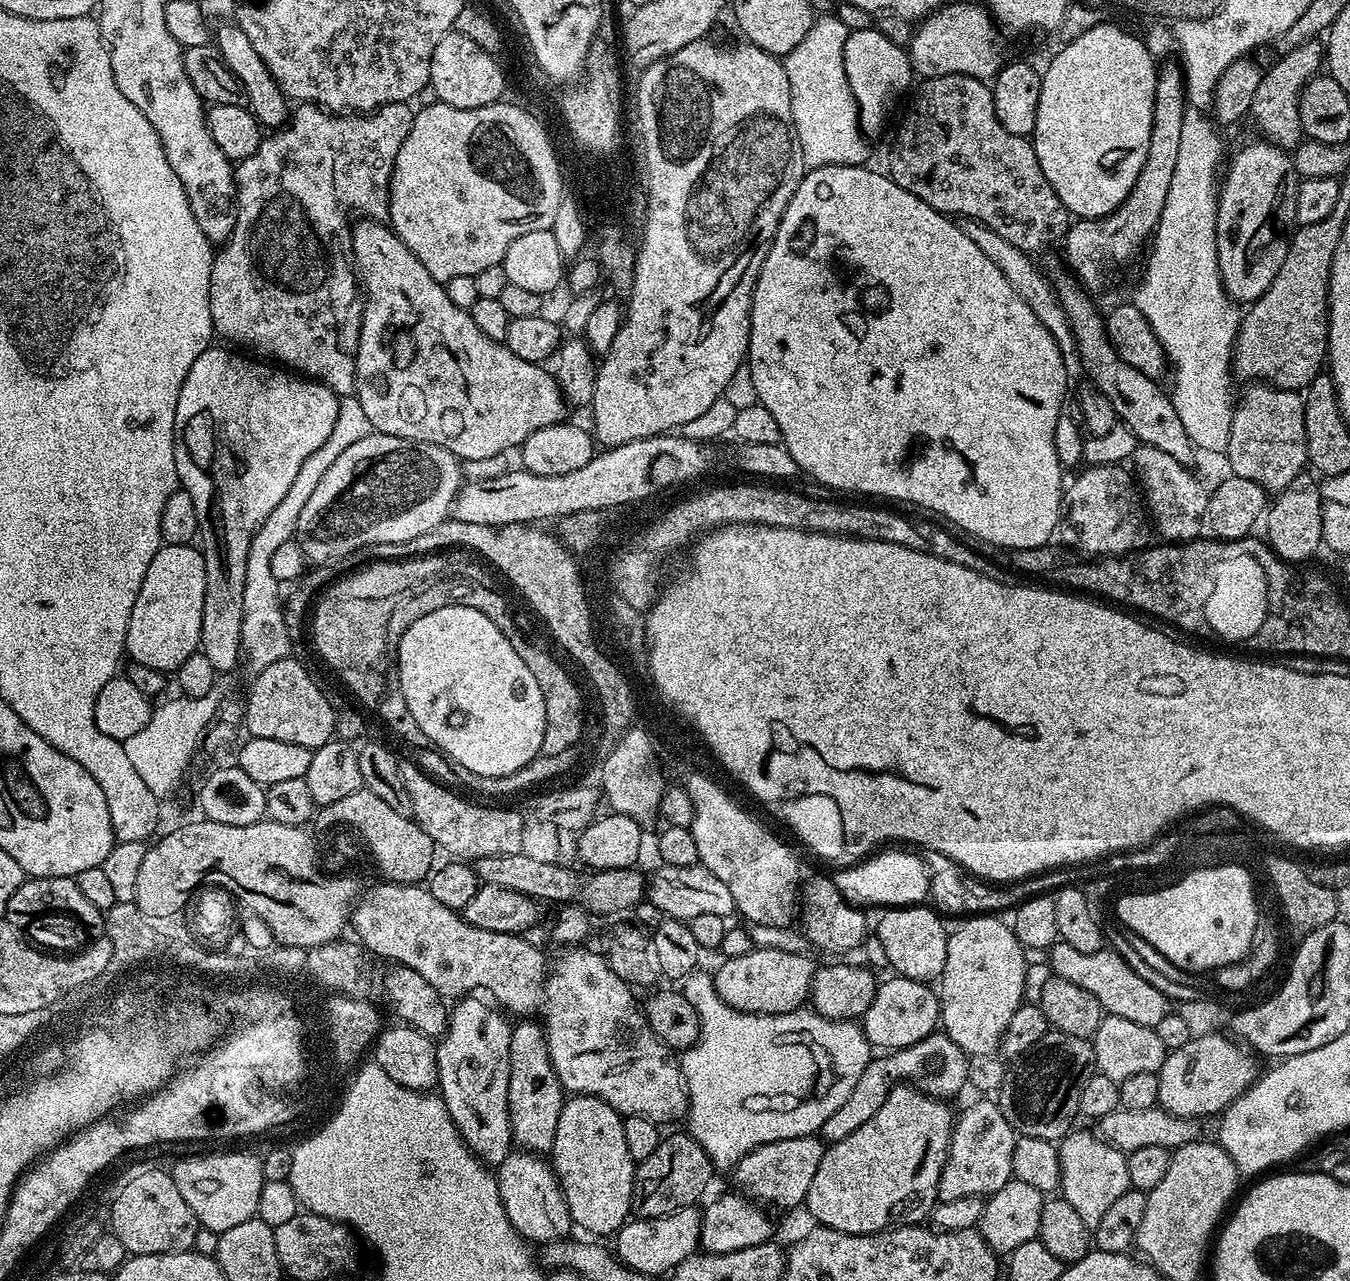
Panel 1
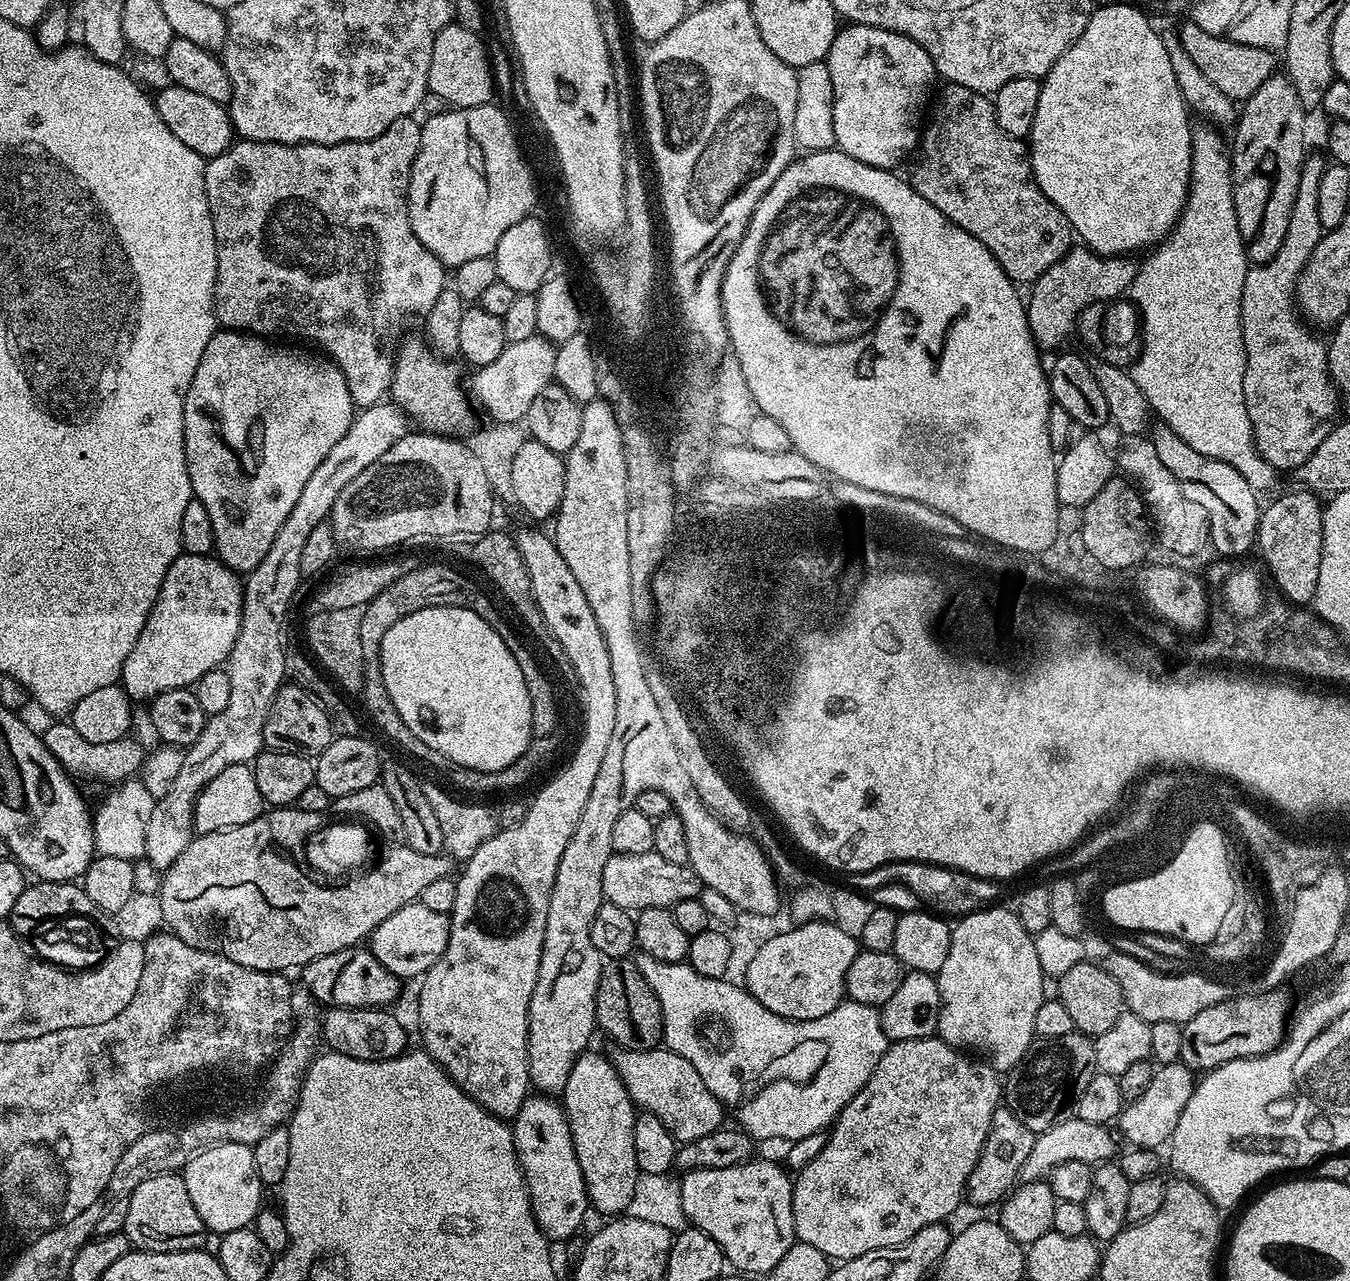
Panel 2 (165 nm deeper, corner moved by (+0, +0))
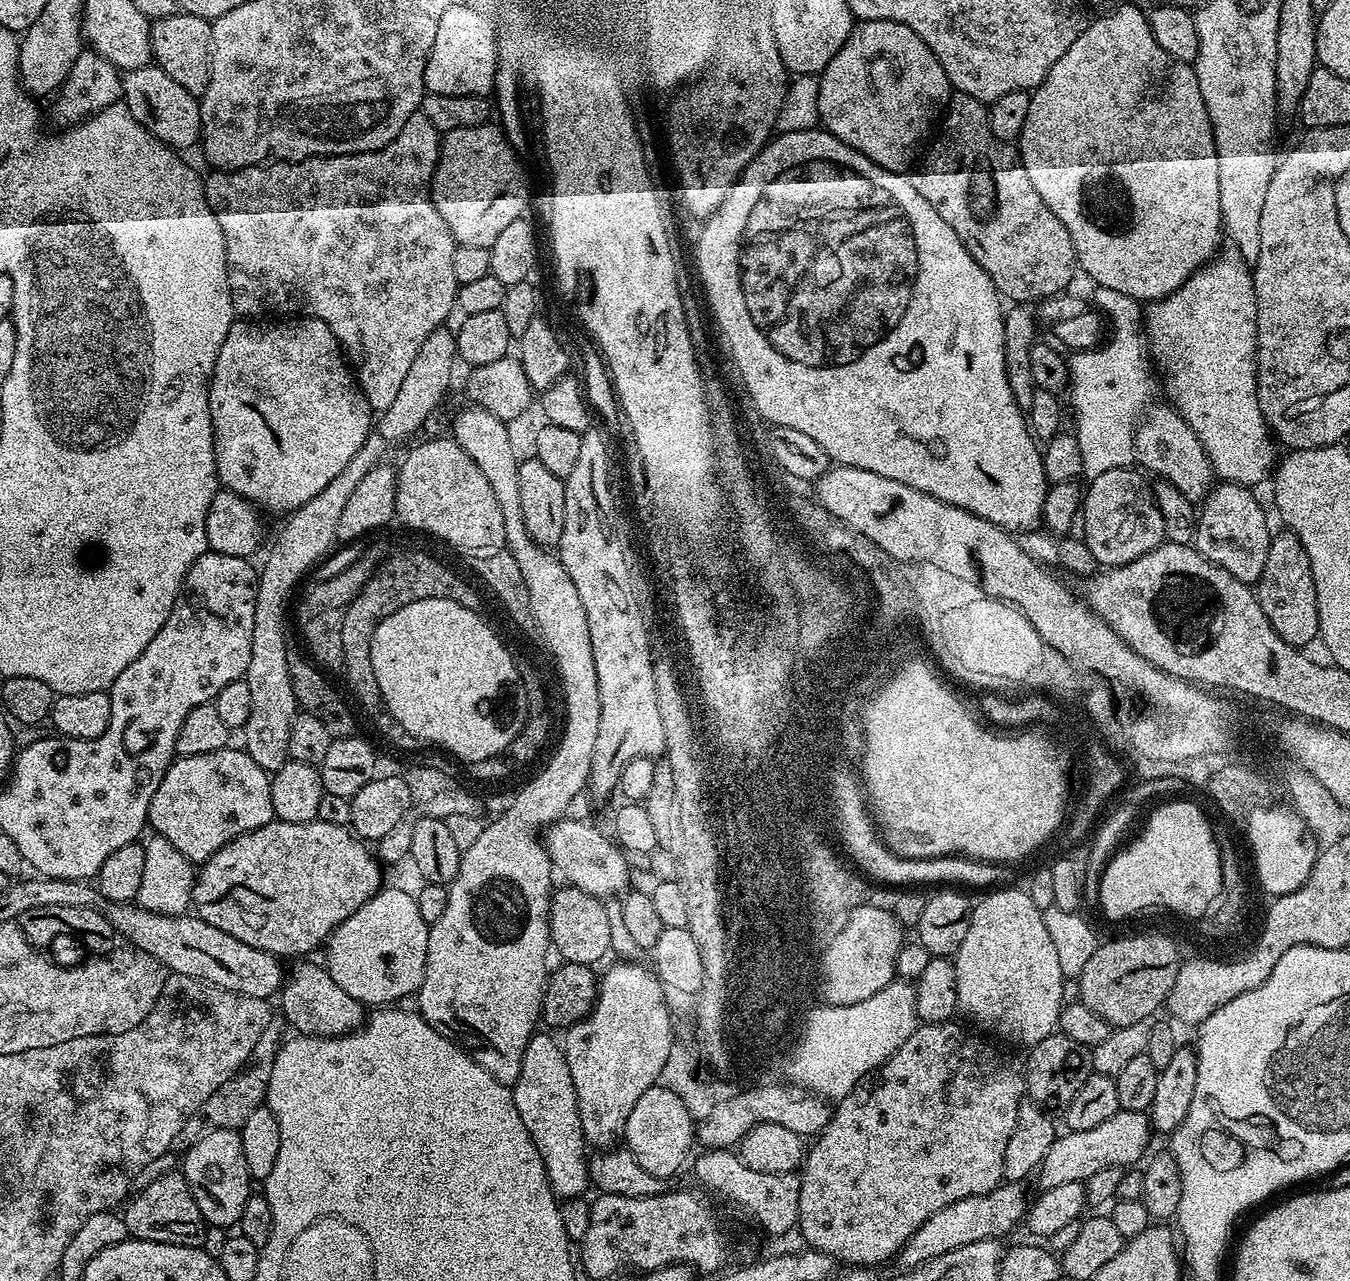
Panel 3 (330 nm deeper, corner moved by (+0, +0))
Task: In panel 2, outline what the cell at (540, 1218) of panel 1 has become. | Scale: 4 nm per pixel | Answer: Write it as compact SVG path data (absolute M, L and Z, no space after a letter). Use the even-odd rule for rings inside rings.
M548 1094L529 1095L510 1127L538 1226L549 1241L570 1239L583 1226L590 1205L563 1103Z

